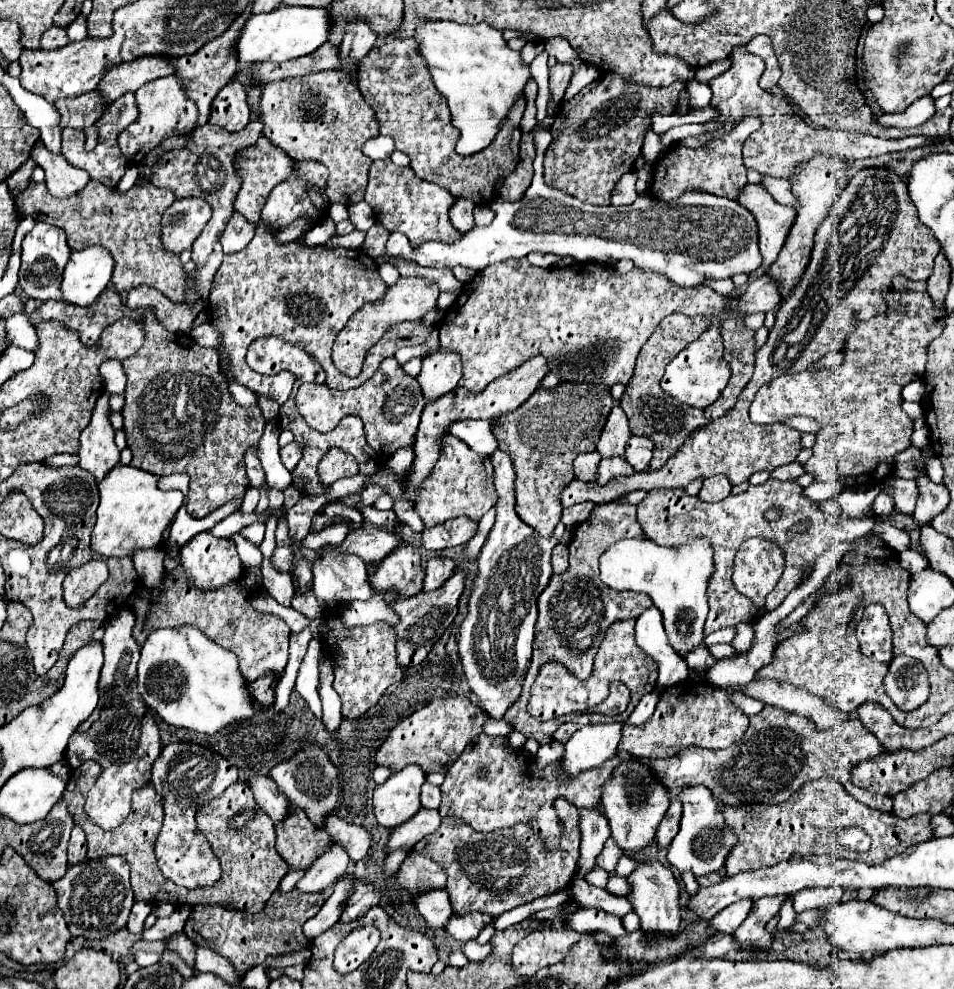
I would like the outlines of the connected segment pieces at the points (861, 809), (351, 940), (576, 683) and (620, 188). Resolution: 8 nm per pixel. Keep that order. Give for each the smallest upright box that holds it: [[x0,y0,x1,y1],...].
[[720,777,932,877],[334,925,380,973],[528,621,658,743],[612,171,636,205]]

